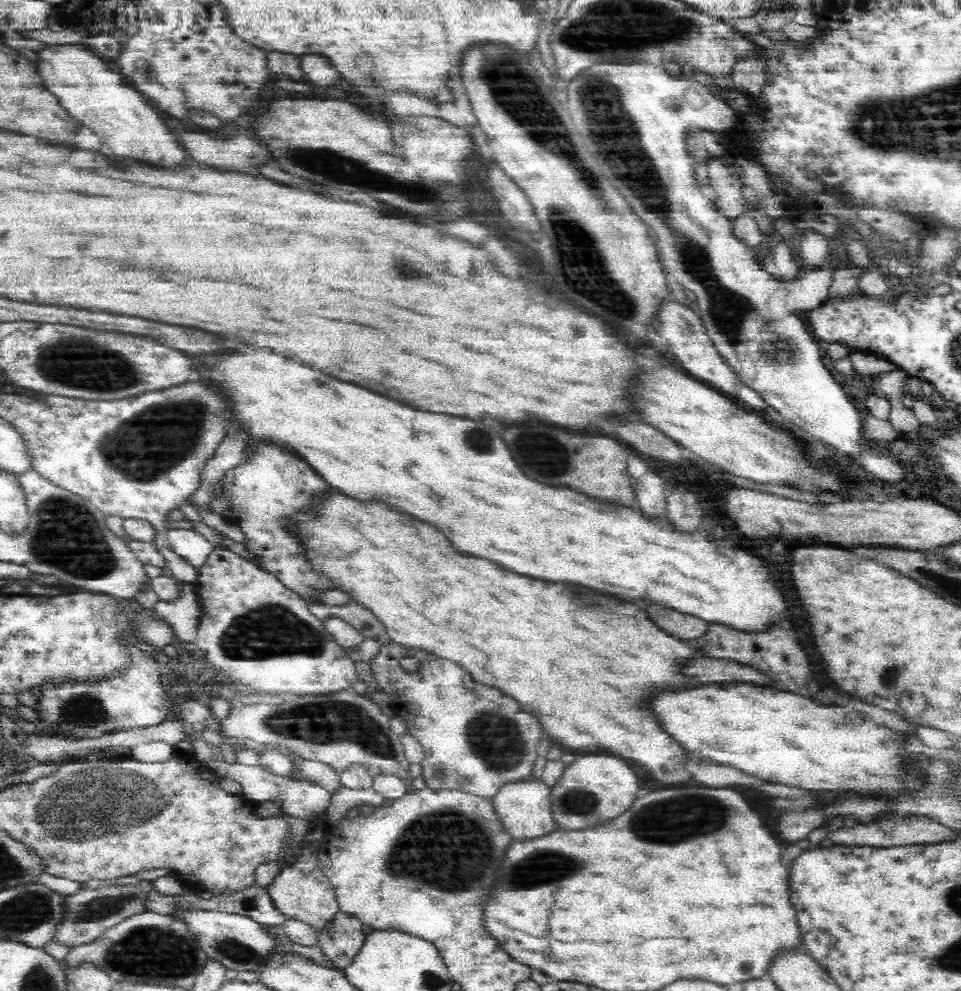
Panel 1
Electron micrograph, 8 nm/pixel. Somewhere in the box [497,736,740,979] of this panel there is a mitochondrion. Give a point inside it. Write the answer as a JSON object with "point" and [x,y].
{"point":[678,814]}

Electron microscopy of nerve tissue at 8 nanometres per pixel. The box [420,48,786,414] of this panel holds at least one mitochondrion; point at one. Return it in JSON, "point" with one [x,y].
{"point":[516,93]}

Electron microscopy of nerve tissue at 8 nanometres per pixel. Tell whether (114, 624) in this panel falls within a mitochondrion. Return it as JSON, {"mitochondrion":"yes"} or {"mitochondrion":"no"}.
{"mitochondrion":"no"}

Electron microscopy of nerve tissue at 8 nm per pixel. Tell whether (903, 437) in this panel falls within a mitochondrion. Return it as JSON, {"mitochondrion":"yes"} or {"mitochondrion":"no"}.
{"mitochondrion":"no"}

